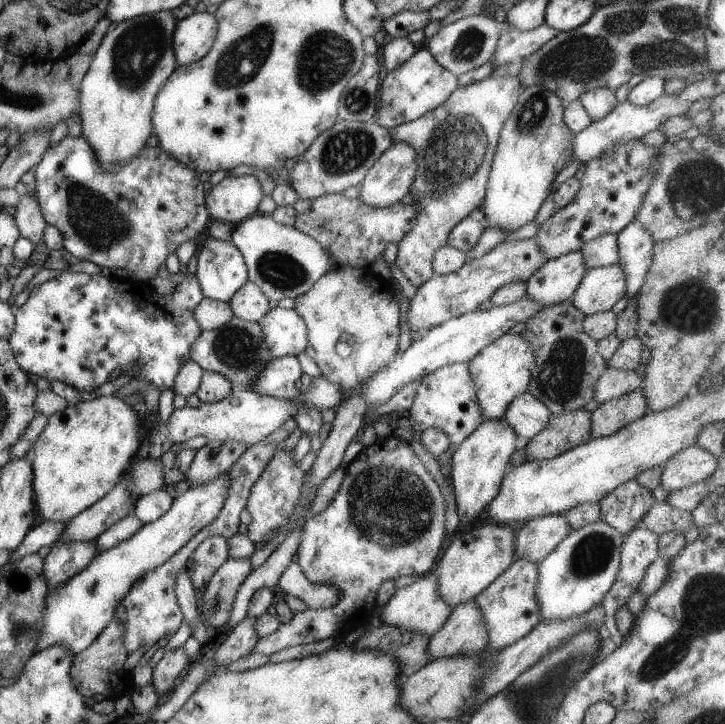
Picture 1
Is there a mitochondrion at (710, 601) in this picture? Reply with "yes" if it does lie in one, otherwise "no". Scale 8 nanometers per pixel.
yes

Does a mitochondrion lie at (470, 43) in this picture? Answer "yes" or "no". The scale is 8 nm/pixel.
yes

